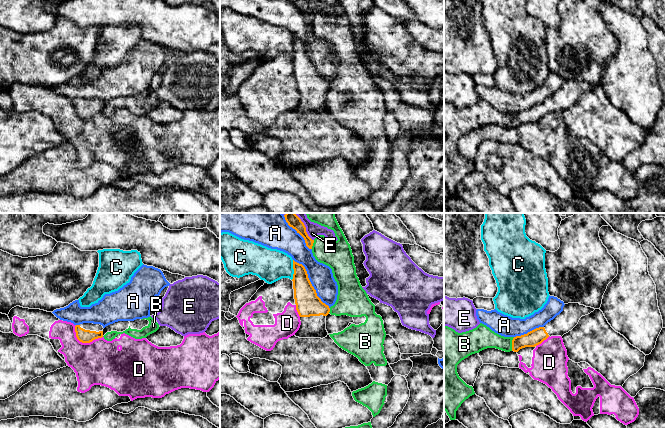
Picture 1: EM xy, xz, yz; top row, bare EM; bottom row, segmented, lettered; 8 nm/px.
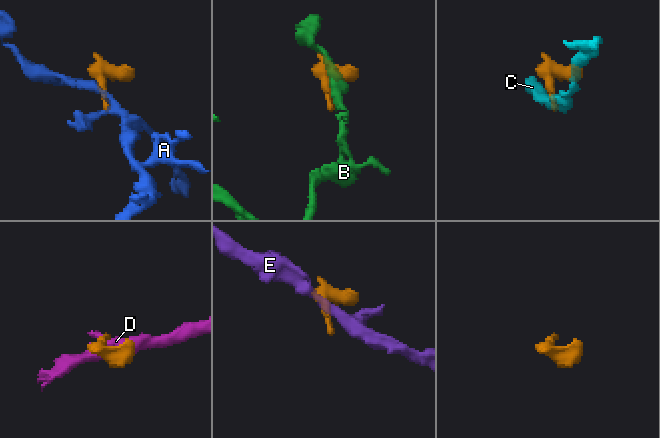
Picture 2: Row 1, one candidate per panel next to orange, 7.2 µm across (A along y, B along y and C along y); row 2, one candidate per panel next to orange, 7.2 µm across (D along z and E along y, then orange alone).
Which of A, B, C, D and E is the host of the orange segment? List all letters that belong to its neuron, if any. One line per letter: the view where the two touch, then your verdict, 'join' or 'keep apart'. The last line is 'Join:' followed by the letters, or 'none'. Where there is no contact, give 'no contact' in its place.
A: meets orange in xz; keep apart
B: meets orange in yz; keep apart
C: meets orange in xz; keep apart
D: meets orange in xy; keep apart
E: meets orange in xz; keep apart
Join: none

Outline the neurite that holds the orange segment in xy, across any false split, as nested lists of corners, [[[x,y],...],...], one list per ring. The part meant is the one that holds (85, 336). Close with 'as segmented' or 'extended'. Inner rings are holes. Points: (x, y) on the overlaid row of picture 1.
[[[83,323],[75,326],[77,339],[82,343],[90,343],[103,337],[103,326],[100,324]]] | extended

